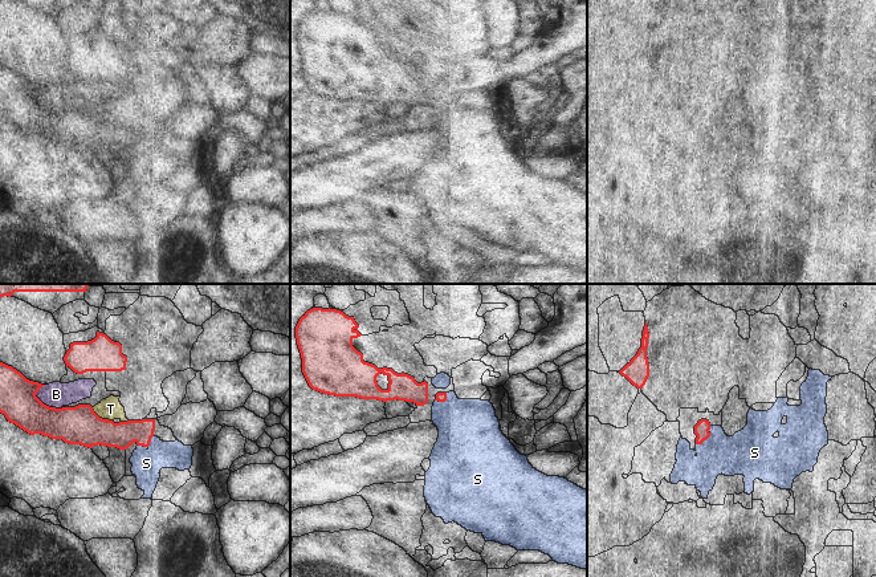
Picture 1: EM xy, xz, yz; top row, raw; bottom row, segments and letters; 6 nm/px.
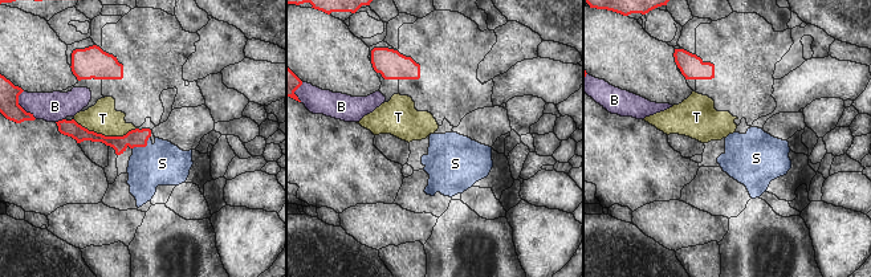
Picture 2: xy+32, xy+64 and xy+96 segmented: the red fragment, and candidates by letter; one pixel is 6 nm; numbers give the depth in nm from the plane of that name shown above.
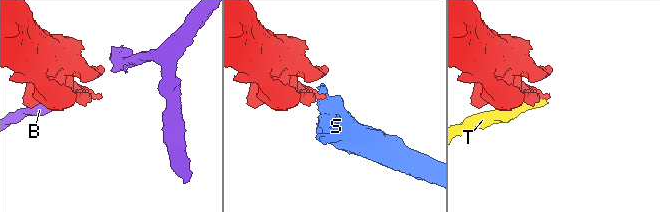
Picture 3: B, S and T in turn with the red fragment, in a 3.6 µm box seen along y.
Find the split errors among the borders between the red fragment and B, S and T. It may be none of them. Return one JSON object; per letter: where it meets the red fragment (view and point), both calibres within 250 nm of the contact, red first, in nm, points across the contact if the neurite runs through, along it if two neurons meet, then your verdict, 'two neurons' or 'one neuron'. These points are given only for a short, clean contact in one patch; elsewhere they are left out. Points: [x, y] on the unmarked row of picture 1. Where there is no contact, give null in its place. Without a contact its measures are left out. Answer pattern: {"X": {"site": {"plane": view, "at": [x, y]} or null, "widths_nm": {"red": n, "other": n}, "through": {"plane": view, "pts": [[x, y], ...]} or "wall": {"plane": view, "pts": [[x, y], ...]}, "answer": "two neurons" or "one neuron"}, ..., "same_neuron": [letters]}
{"B": {"site": {"plane": "xy", "at": [41, 105]}, "widths_nm": {"red": 220, "other": 150}, "answer": "two neurons"}, "S": {"site": {"plane": "yz", "at": [707, 141]}, "widths_nm": {"red": 90, "other": 260}, "answer": "two neurons"}, "T": {"site": {"plane": "xy", "at": [101, 121]}, "widths_nm": {"red": 240, "other": 130}, "wall": {"plane": "xy", "pts": [[92, 110], [100, 120], [111, 124]]}, "answer": "two neurons"}, "same_neuron": []}

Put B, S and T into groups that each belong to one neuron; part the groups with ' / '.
B / S / T

